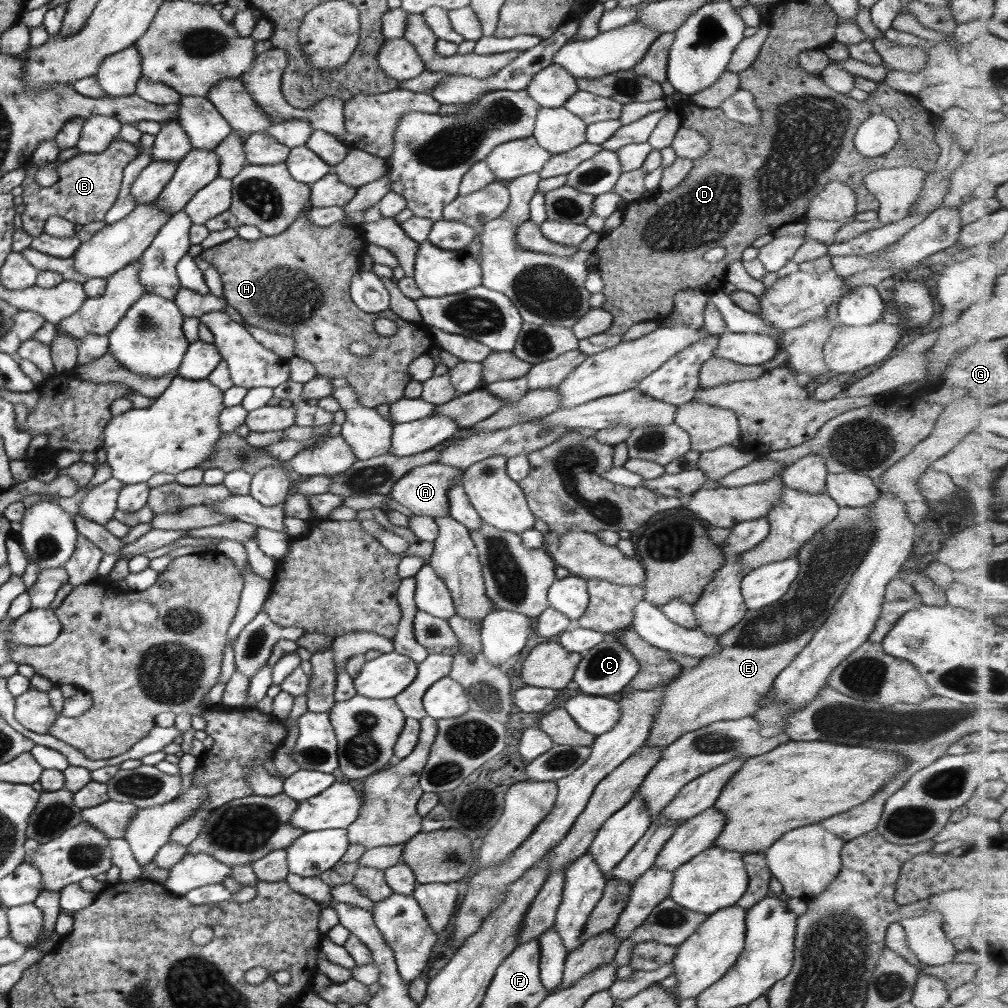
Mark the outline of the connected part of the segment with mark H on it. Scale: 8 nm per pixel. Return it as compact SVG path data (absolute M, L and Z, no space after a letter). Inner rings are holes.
M298 215L284 232L276 236L262 236L255 241L236 236L212 249L204 249L199 256L218 271L224 284L227 305L234 308L244 322L266 332L291 336L295 340L295 355L311 362L319 376L346 380L362 406L375 408L379 404L390 404L405 397L405 388L411 381L407 371L410 363L429 351L433 343L425 326L407 322L388 309L380 317L395 321L398 330L392 336L382 336L376 332L373 324L378 316L366 314L354 305L349 292L350 282L359 270L358 265L367 246L361 230L351 224L334 223L319 227L314 223L308 224L302 215ZM352 342L367 342L371 353L368 356L352 354L349 351Z

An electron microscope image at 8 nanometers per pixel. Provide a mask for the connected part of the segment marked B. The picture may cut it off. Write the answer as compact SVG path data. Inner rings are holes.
M116 138L108 148L98 154L78 152L70 159L66 159L57 166L58 182L52 186L41 187L36 182L37 164L32 162L25 166L26 176L22 181L21 194L25 210L19 218L19 225L24 232L36 238L44 232L44 223L51 216L61 216L74 224L90 224L104 220L110 207L116 202L120 184L122 184L122 171L129 162L132 162L142 151L137 144Z

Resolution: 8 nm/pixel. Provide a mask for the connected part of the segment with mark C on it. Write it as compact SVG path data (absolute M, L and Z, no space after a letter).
M606 633L603 637L604 640L600 644L581 653L573 680L584 694L596 696L598 692L598 696L618 698L628 689L629 682L639 671L639 664L635 656L617 639L616 633Z

